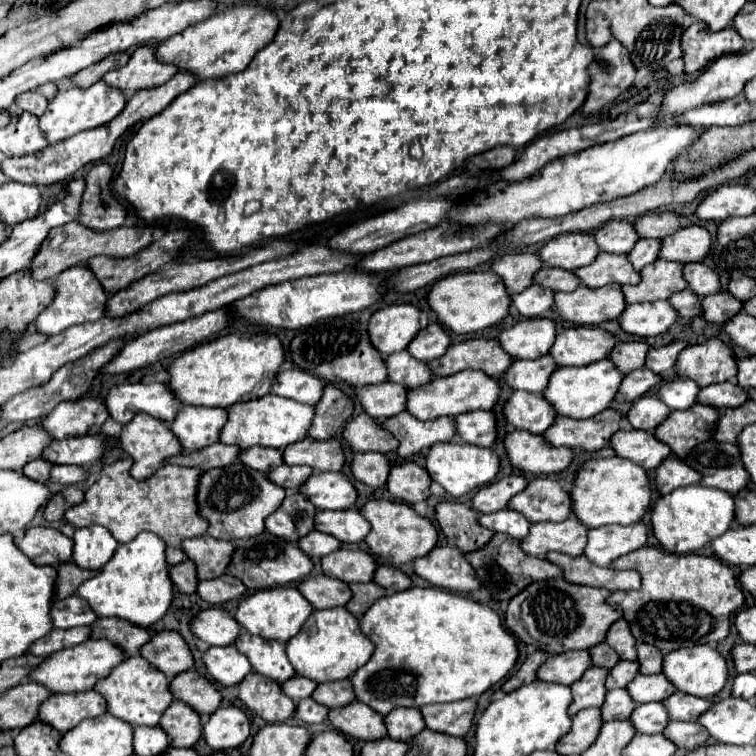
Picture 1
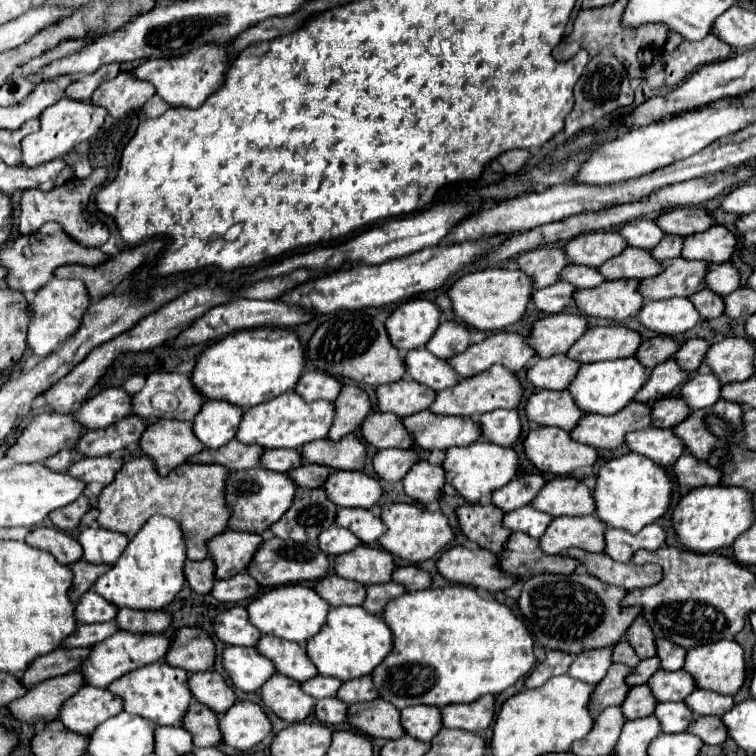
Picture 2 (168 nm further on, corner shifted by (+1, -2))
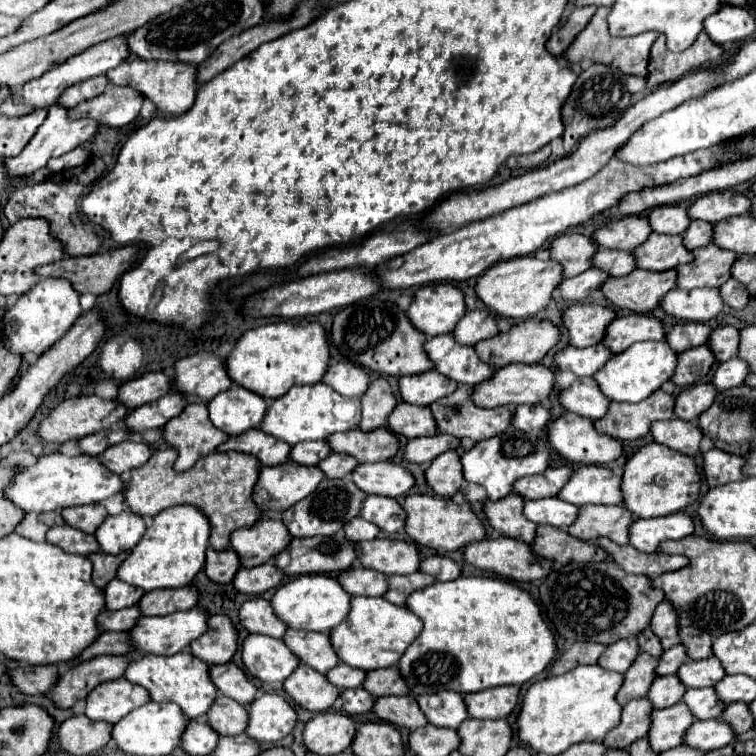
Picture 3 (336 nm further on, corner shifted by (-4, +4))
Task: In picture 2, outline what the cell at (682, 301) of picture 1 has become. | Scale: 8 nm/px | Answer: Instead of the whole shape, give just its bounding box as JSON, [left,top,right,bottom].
[690,289,724,319]

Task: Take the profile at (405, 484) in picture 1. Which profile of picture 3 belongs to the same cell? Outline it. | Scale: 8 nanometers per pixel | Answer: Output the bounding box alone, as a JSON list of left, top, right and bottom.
[425,451,463,497]

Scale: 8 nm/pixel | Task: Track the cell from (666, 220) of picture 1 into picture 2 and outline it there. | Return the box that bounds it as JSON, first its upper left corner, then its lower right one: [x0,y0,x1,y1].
[658,207,714,237]

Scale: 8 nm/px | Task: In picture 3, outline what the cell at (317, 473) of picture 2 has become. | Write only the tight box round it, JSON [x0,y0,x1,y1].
[317,453,357,479]

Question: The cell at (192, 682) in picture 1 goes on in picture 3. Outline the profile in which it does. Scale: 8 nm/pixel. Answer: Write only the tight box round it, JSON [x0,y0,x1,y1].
[209,663,257,705]

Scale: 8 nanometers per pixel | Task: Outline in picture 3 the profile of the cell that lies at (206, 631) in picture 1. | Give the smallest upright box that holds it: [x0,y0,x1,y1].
[239,597,287,637]

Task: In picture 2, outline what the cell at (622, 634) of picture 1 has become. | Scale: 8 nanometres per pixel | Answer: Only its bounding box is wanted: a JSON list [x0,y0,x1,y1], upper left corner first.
[626,615,656,659]

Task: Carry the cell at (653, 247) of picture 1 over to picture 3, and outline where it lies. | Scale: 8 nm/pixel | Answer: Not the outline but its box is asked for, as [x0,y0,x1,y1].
[683,221,711,249]

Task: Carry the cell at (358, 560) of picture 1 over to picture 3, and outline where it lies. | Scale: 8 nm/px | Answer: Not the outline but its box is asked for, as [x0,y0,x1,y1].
[357,539,419,575]

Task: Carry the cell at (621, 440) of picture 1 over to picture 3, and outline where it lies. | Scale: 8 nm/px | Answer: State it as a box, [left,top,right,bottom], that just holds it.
[651,419,703,455]

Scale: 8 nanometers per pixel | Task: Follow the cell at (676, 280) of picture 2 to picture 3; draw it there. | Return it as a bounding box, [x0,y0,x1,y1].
[677,245,737,289]

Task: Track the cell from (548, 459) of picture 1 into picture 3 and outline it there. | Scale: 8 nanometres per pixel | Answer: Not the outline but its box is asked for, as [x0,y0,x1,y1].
[549,413,621,465]

